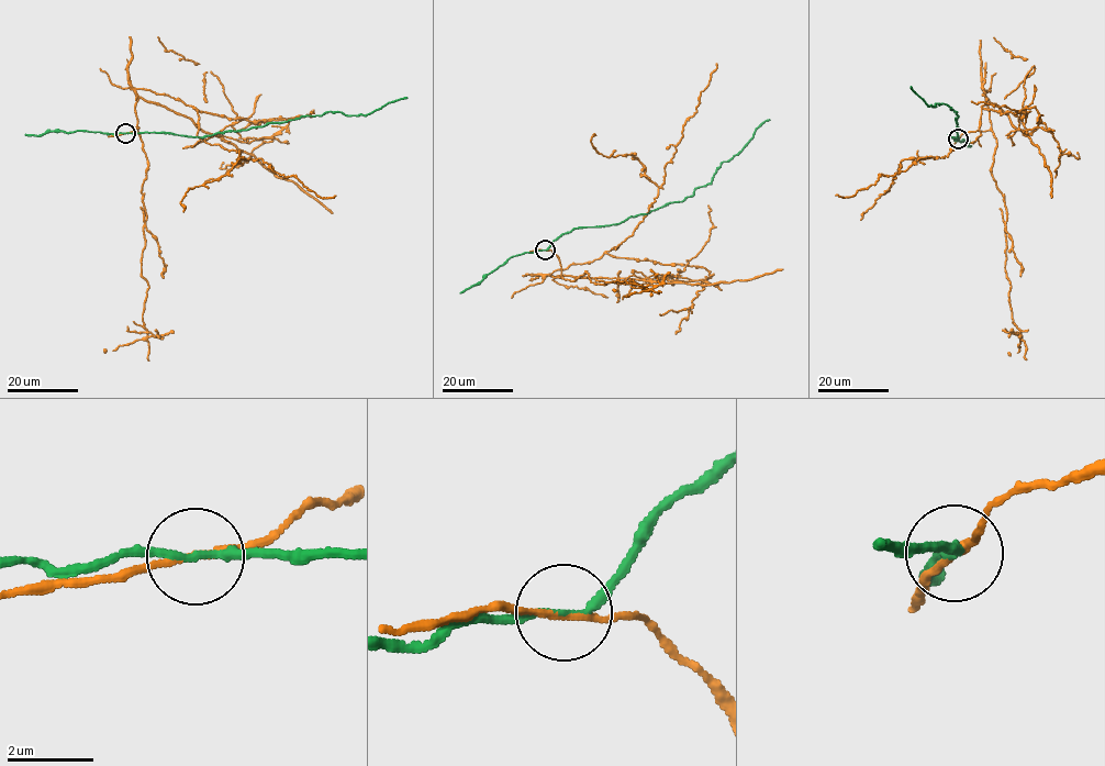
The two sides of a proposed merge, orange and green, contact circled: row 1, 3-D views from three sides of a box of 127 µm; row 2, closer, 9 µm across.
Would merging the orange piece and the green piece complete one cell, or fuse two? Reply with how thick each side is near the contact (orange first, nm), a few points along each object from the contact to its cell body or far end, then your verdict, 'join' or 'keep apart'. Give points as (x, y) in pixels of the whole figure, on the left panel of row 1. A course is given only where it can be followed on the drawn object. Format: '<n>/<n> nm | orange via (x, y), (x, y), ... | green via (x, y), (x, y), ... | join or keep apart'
140/160 nm | orange via (125, 133), (138, 128), (136, 89), (168, 95), (197, 111), (198, 135), (211, 145), (335, 196) | green via (125, 133), (156, 132), (205, 136), (327, 111), (366, 115), (406, 98) | keep apart

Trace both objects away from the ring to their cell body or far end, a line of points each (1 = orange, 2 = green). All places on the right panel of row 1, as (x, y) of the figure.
1: (958, 139), (990, 128), (985, 91), (973, 143), (881, 174), (850, 197), (836, 195)
2: (958, 139), (948, 136), (958, 136), (957, 112), (944, 103), (927, 106), (911, 87)

